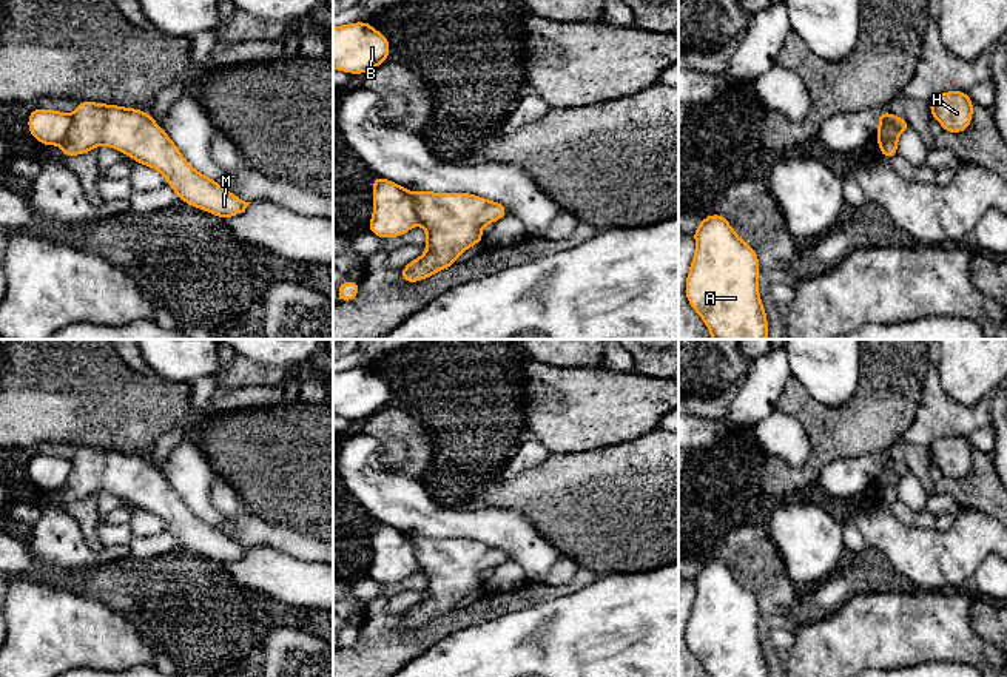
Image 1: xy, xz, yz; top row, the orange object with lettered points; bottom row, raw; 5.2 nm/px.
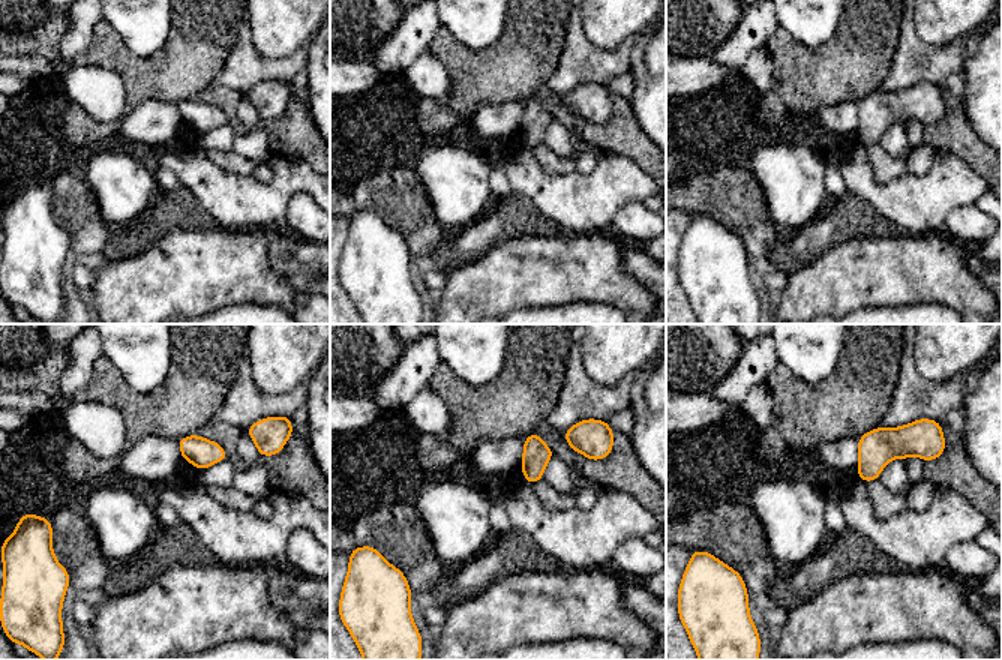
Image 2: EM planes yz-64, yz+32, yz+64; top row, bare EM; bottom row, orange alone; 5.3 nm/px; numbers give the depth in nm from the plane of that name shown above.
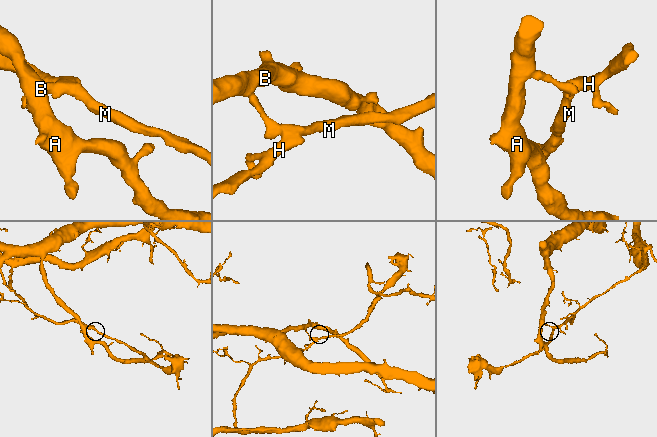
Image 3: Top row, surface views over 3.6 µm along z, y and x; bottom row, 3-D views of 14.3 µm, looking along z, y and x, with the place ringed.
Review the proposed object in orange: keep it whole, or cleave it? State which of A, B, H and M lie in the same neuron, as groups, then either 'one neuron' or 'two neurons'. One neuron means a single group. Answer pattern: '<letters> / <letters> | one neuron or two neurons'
A B / H M | two neurons

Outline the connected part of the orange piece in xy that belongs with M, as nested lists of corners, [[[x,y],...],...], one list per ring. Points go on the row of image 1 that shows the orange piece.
[[[80,100],[62,143],[62,157],[86,154],[99,145],[125,153],[160,171],[182,202],[222,219],[251,204],[194,170],[151,114],[136,108]]]

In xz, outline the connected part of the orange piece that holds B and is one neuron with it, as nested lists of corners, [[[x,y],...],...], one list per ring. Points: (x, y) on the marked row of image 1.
[[[369,22],[333,28],[333,68],[349,74],[364,74],[390,56],[390,43]]]

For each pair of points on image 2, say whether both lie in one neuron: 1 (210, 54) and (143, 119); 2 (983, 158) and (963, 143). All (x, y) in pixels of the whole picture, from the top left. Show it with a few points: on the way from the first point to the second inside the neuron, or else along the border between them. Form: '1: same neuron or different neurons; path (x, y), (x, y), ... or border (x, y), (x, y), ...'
1: different neurons; border (176, 102), (143, 101), (128, 114)
2: same neuron; path (978, 155), (968, 146)

